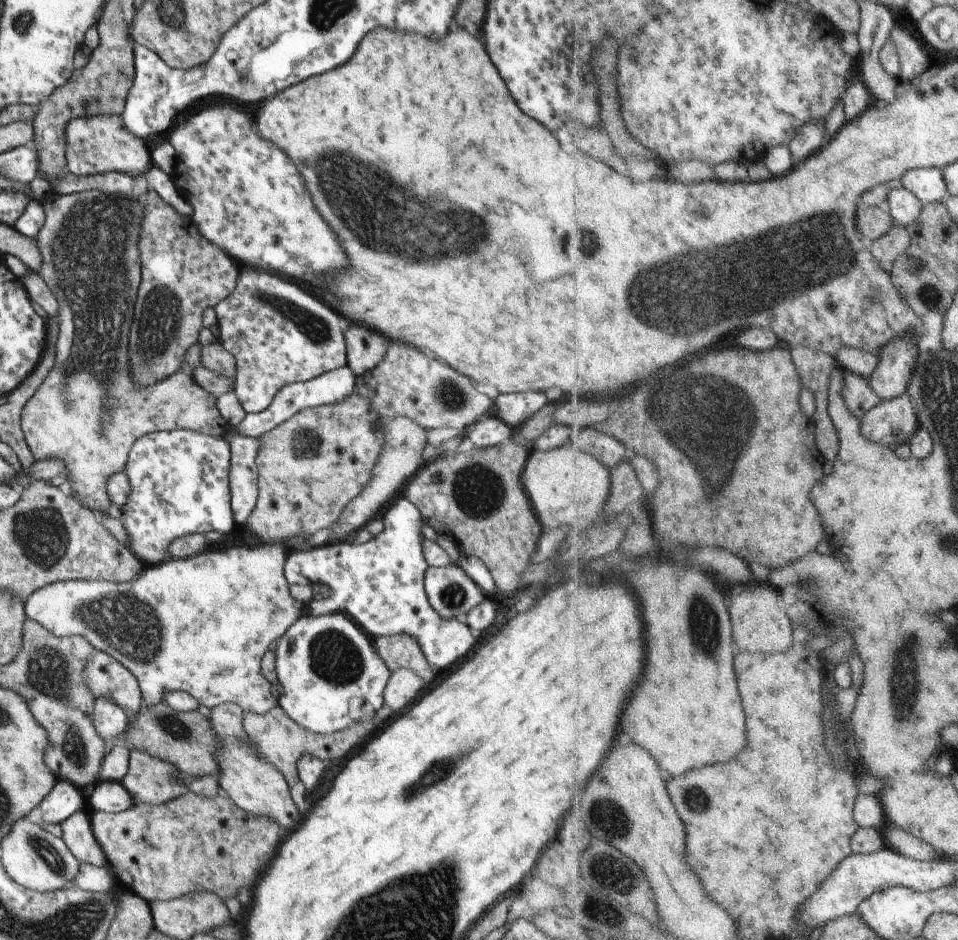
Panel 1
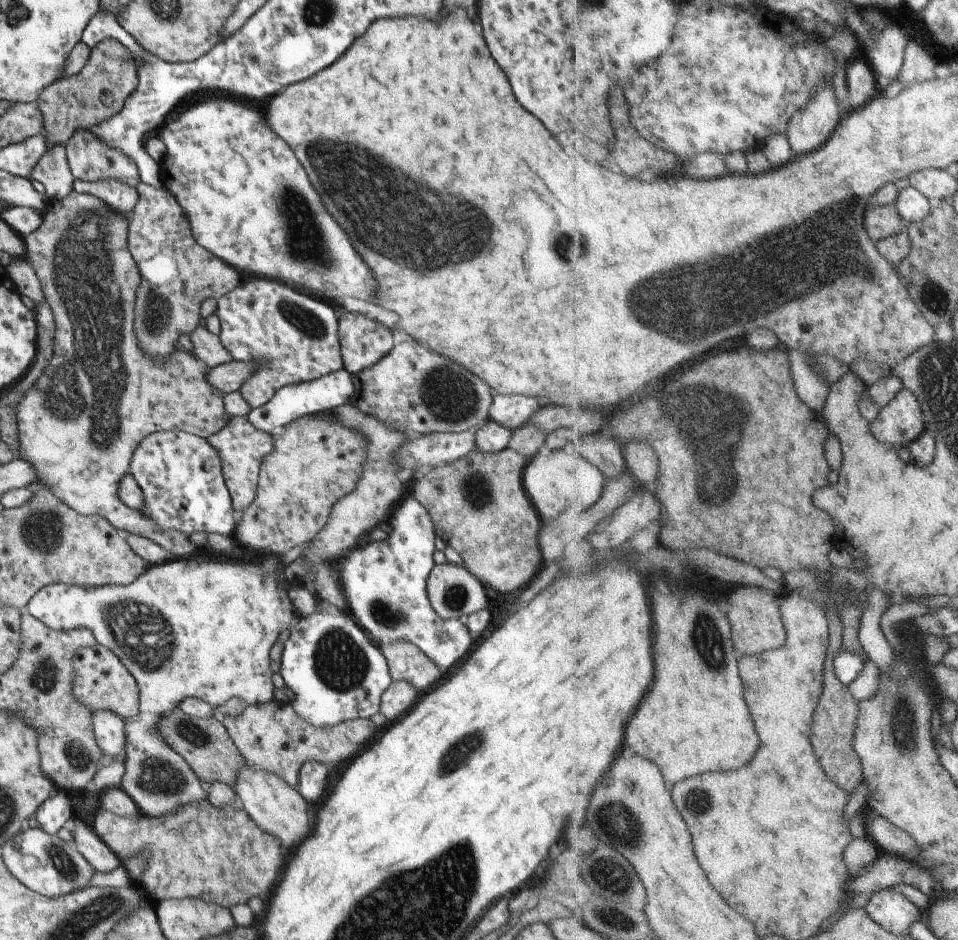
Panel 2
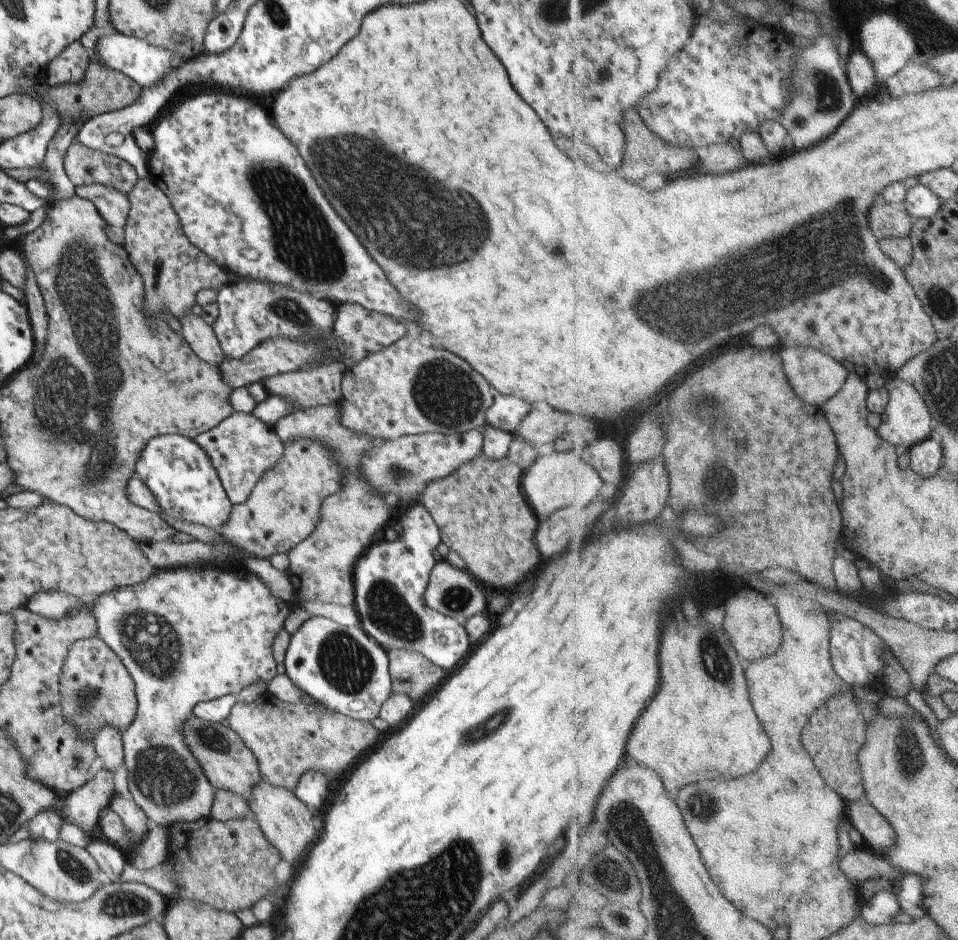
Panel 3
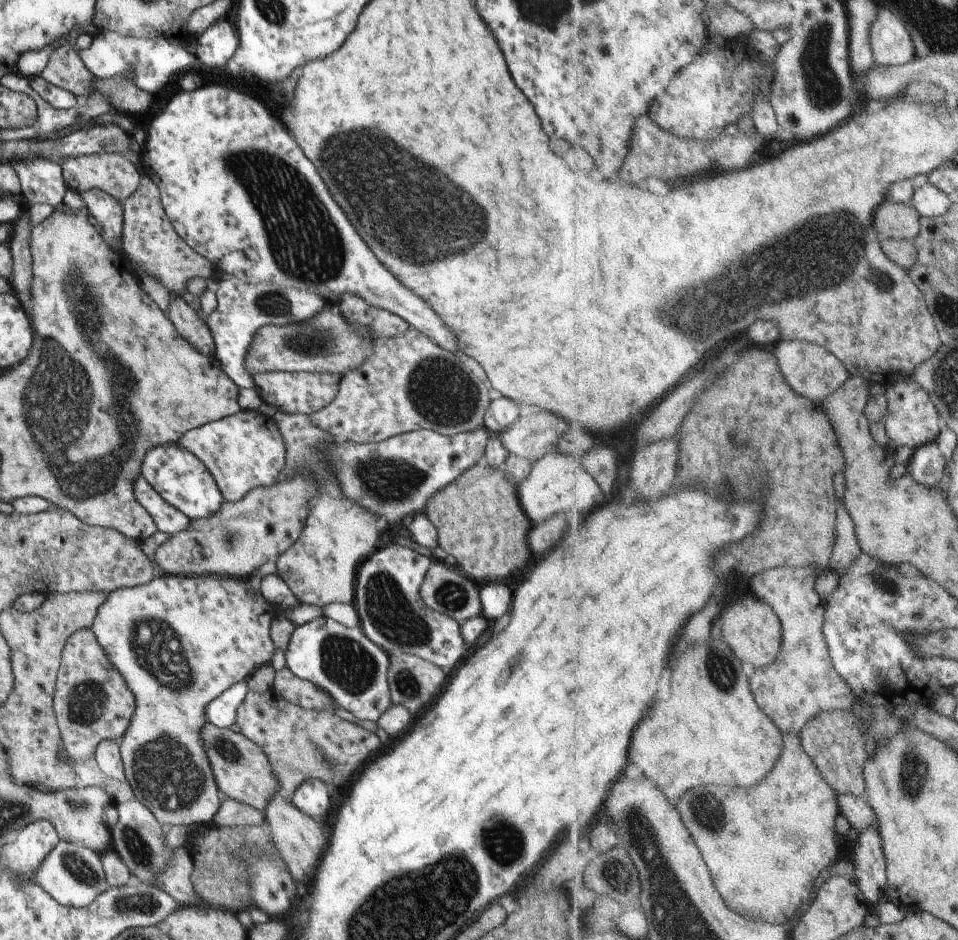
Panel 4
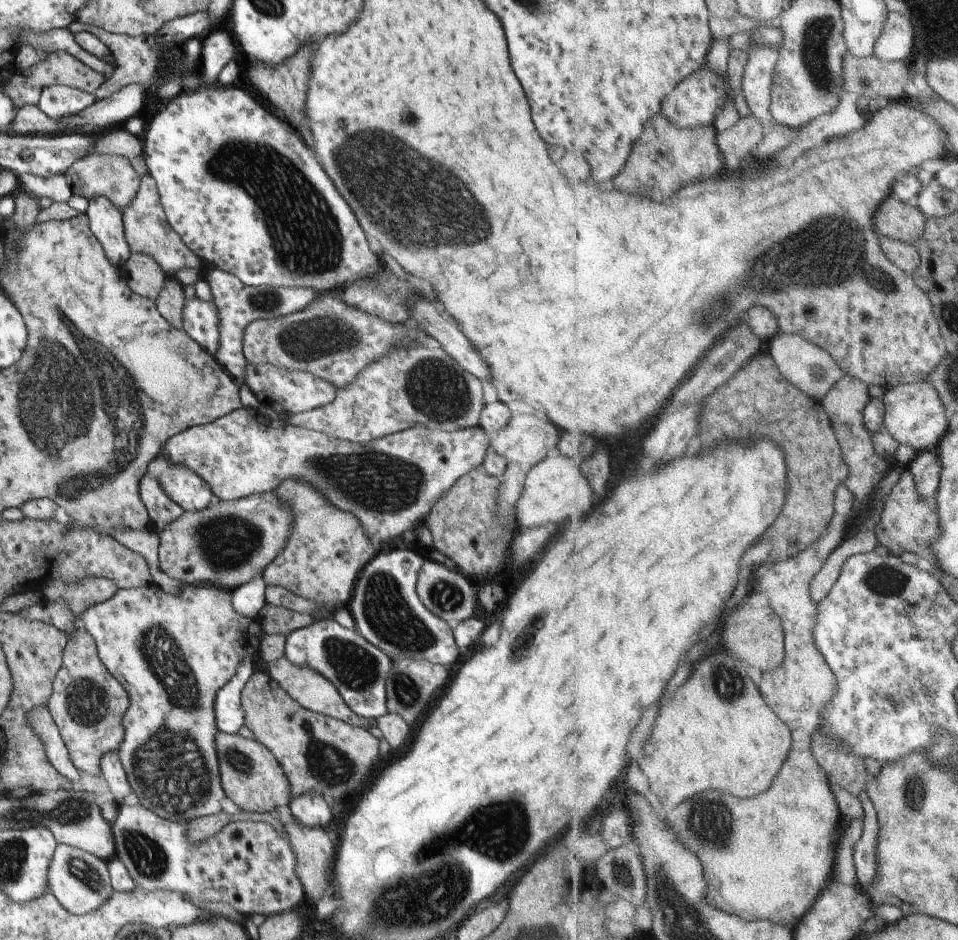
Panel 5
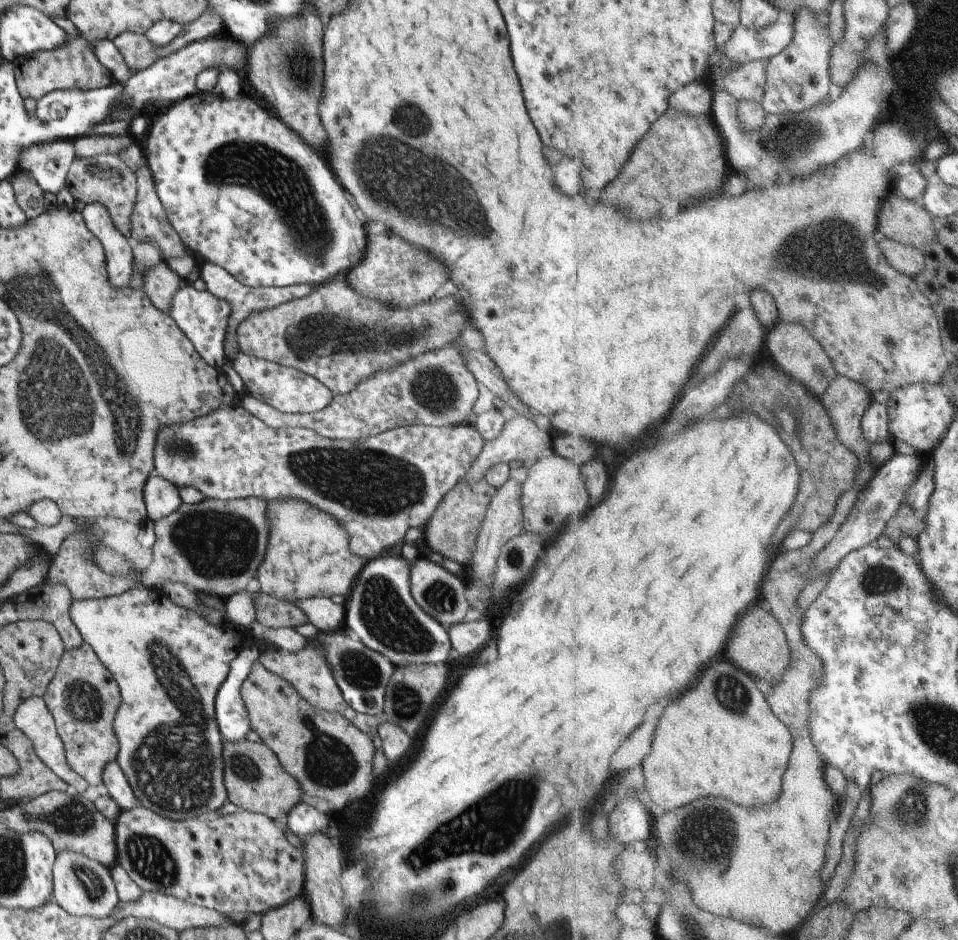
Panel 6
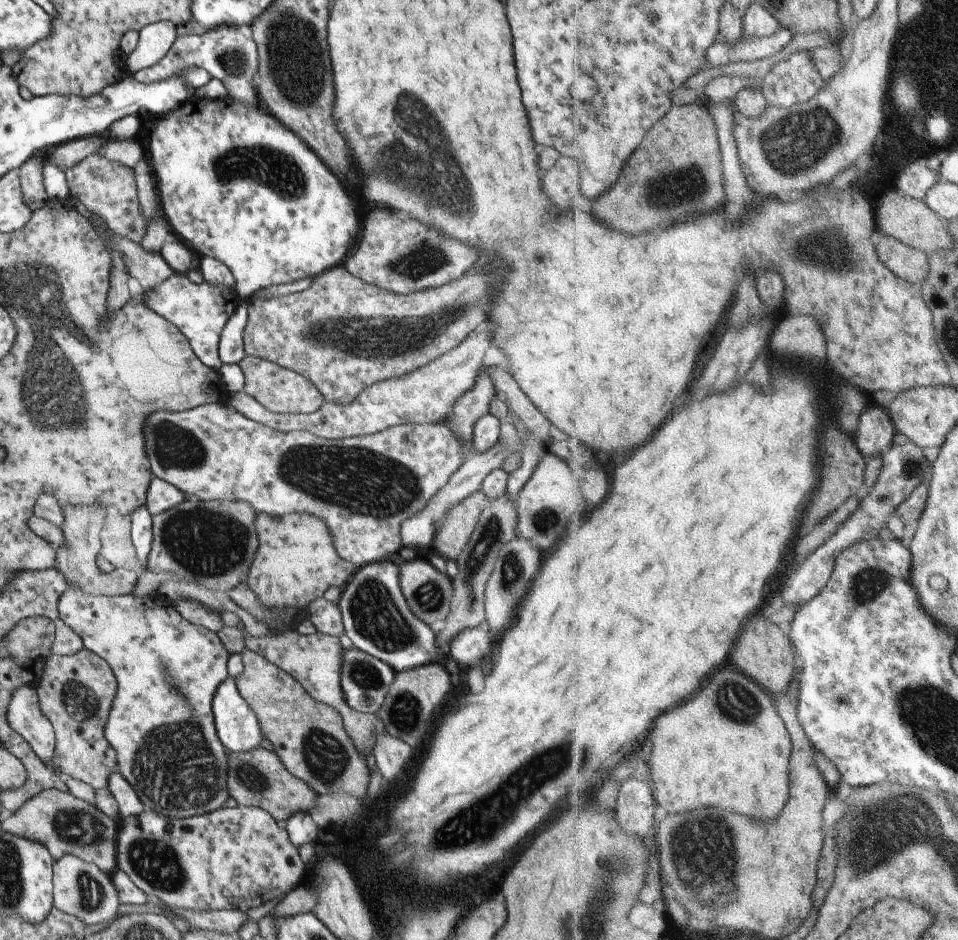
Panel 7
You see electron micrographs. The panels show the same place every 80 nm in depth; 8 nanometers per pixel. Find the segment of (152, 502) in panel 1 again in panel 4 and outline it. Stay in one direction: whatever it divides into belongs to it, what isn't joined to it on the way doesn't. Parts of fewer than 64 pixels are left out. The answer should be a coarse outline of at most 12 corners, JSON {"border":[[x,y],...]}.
{"border":[[175,443],[149,448],[140,474],[188,520],[223,502],[207,468]]}

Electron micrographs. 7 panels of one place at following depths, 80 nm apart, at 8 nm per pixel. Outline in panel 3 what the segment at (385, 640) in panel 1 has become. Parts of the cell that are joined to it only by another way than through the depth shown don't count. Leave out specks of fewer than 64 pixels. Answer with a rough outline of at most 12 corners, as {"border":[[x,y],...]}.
{"border":[[419,652],[386,656],[391,693],[411,704],[446,675]]}

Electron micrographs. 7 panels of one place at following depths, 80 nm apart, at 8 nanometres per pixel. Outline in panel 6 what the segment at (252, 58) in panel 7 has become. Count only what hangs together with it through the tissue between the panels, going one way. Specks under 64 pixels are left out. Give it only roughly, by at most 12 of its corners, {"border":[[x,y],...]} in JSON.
{"border":[[206,37],[122,82],[103,123],[197,90],[199,72],[246,67],[247,46]]}

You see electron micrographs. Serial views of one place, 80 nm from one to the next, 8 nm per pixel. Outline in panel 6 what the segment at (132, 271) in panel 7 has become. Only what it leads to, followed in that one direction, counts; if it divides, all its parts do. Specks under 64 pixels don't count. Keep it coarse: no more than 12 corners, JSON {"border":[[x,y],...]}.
{"border":[[160,260],[145,274],[142,291],[167,315],[181,278]]}

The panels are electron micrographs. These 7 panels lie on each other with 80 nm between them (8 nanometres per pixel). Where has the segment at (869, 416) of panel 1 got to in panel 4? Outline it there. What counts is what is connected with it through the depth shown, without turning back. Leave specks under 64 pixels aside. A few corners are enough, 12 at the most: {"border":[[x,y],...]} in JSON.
{"border":[[913,379],[885,386],[886,433],[914,450],[939,434],[941,416]]}

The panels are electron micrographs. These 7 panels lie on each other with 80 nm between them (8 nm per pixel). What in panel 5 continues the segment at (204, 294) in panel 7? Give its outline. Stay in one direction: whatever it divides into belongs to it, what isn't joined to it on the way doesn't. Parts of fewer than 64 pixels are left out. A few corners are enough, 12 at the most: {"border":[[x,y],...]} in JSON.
{"border":[[184,300],[182,330],[211,356],[218,316],[211,301]]}

